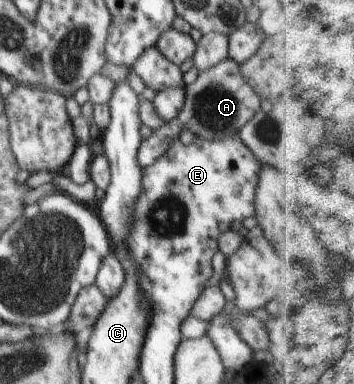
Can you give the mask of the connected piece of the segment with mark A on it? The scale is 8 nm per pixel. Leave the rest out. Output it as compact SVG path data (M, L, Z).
M231 58L222 60L209 70L199 71L198 74L195 82L184 86L186 99L176 118L166 122L161 128L154 130L149 138L141 141L137 160L142 167L151 166L160 156L163 156L171 148L173 140L179 140L179 134L183 130L190 130L194 136L205 138L205 140L237 137L238 130L241 130L257 112L268 107L247 84L240 72L240 65Z

